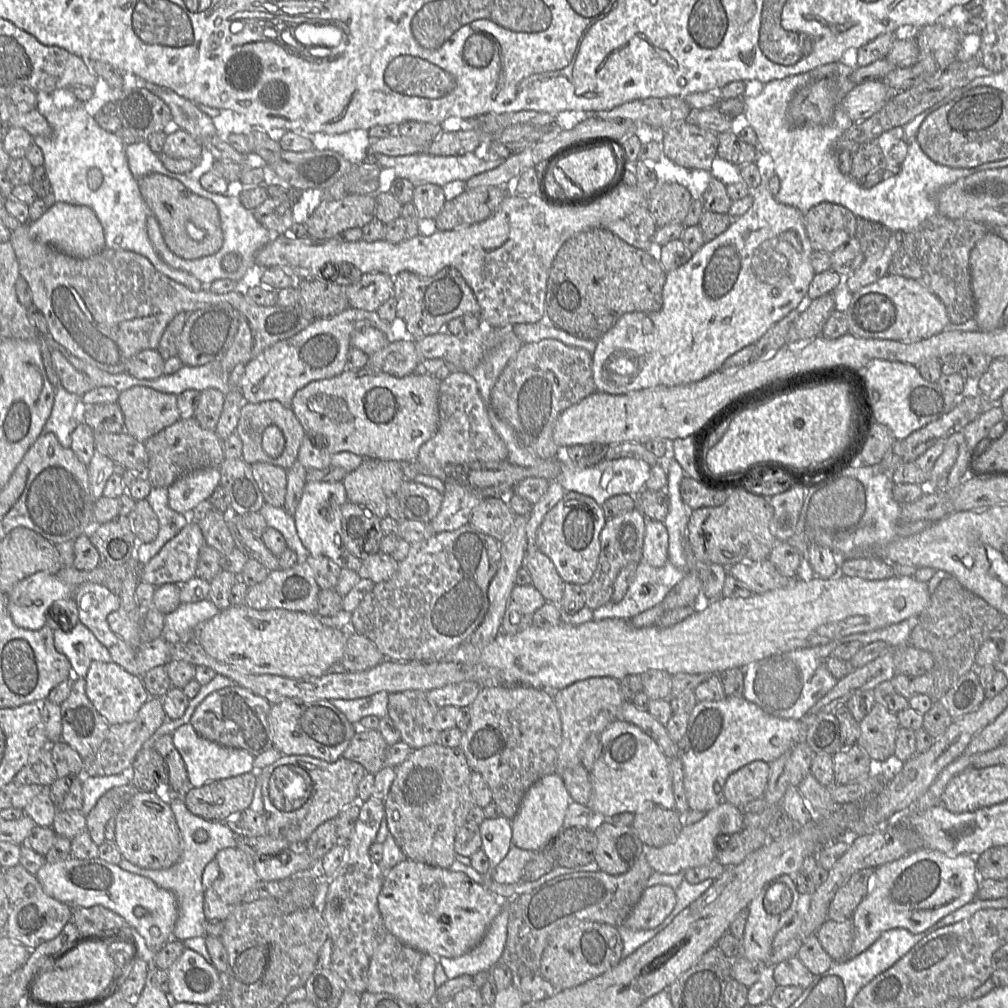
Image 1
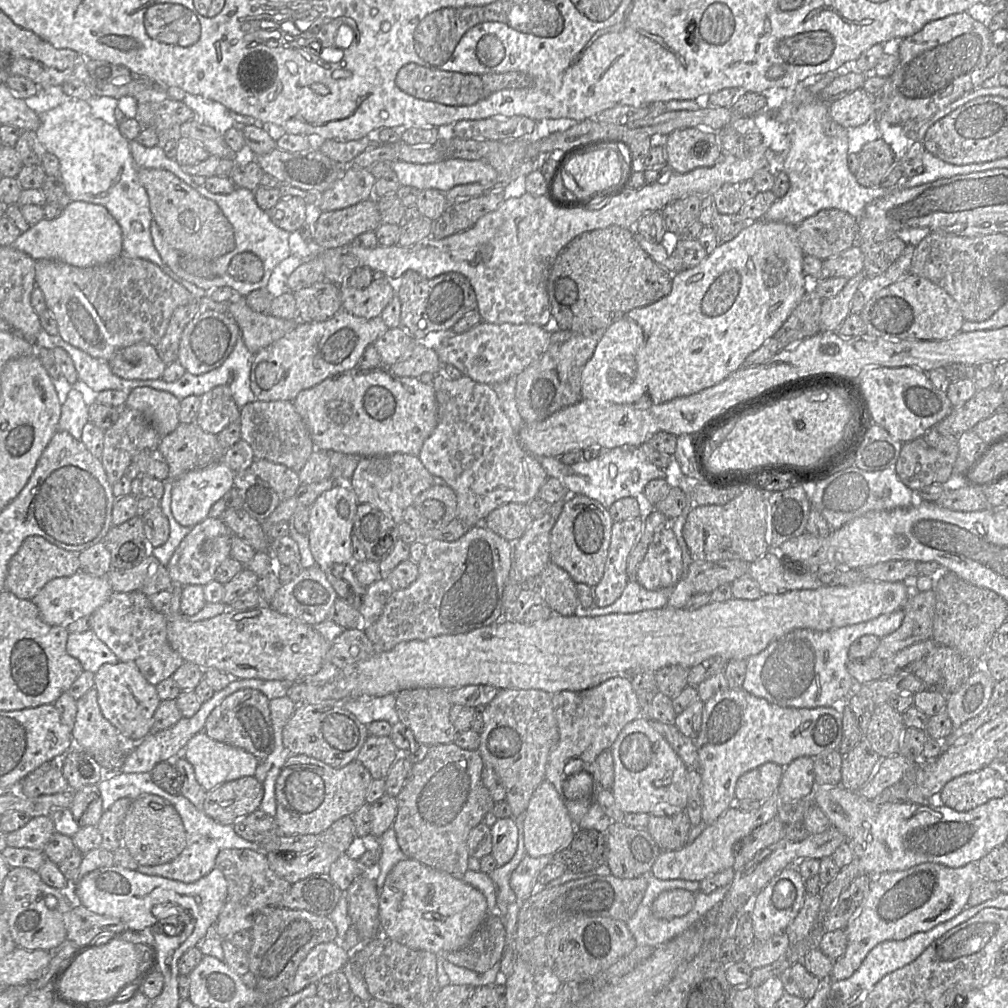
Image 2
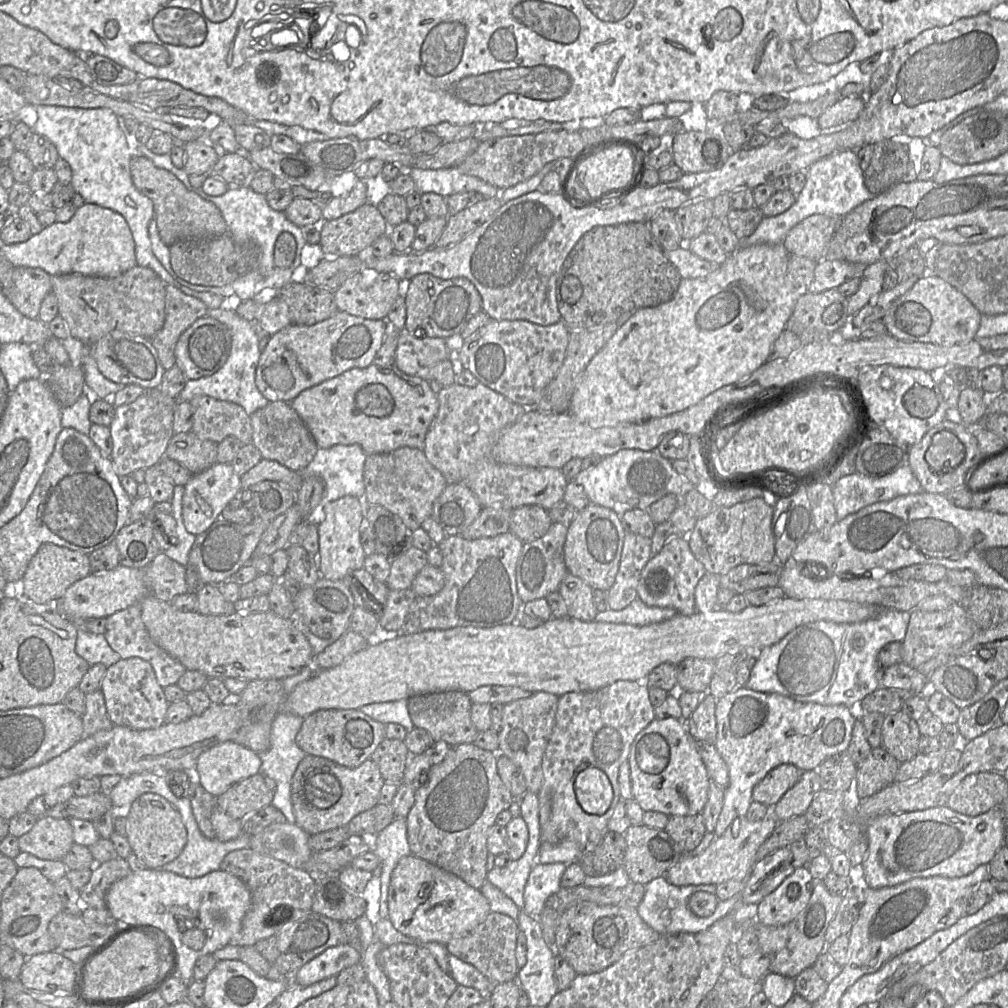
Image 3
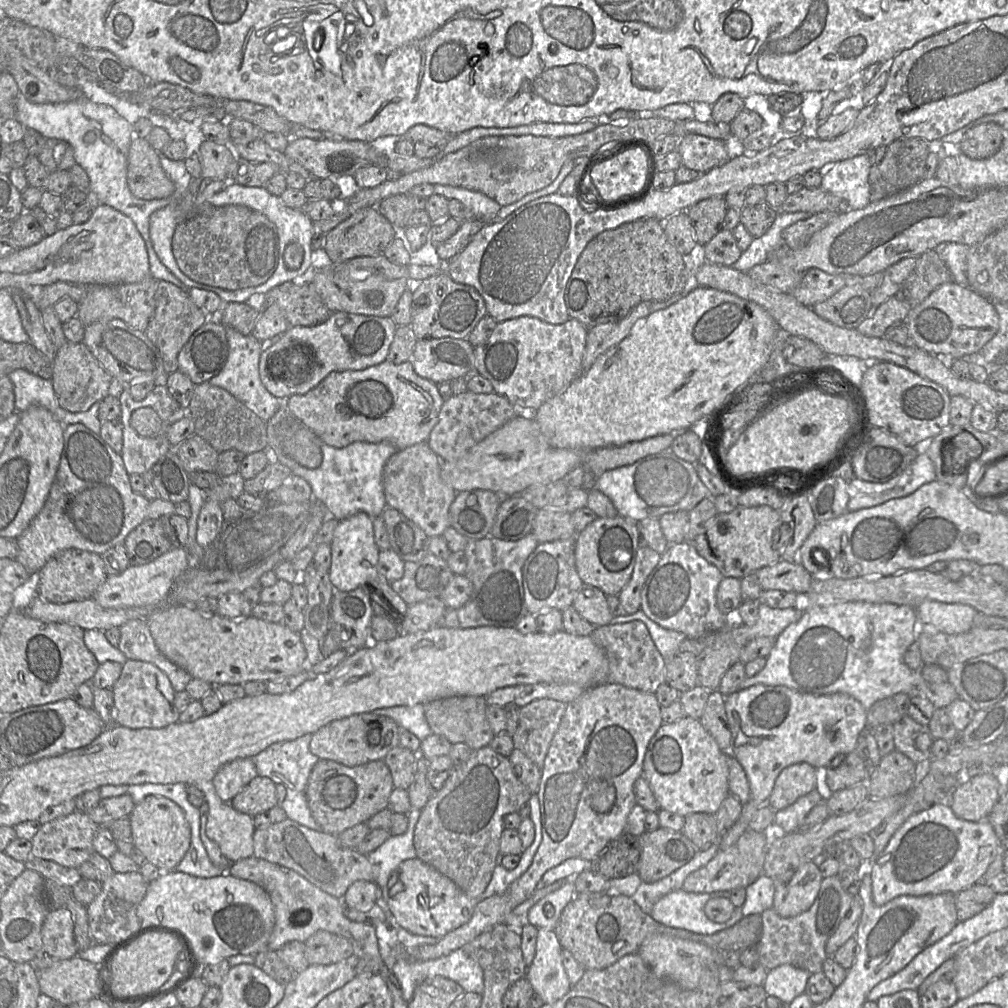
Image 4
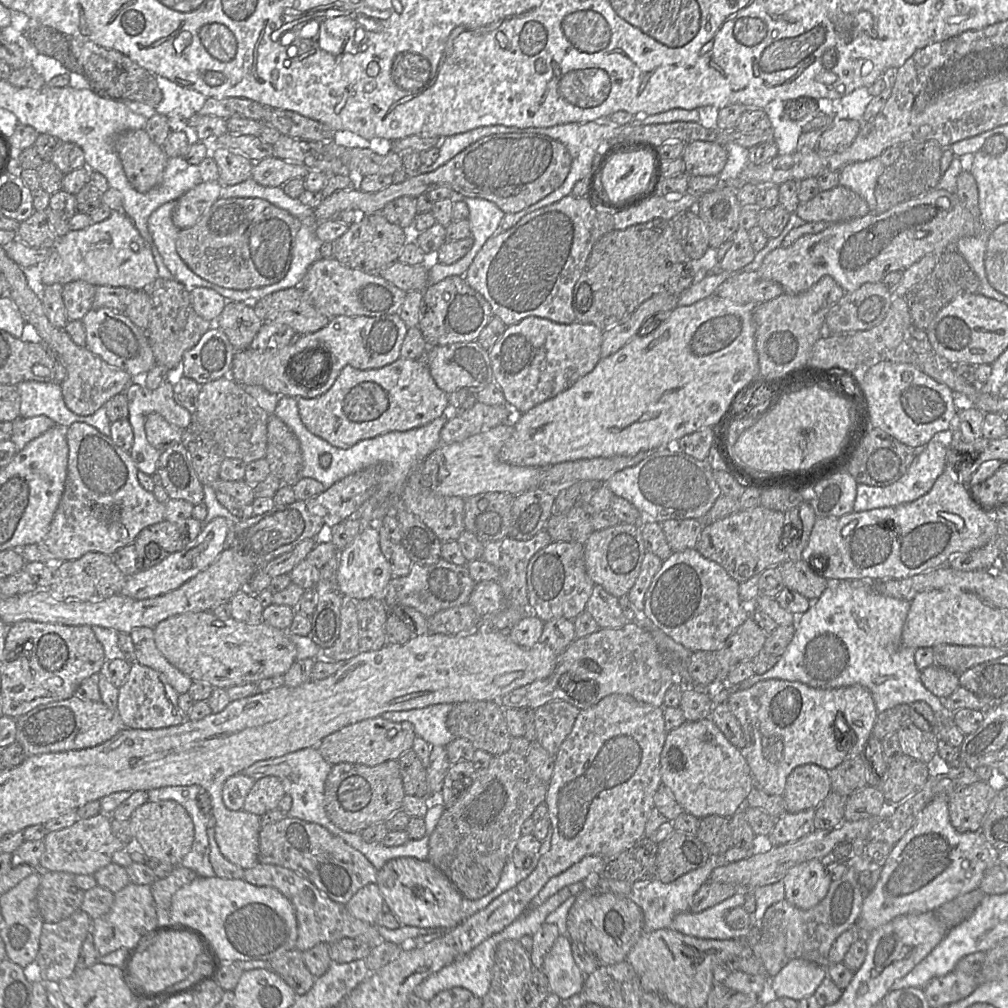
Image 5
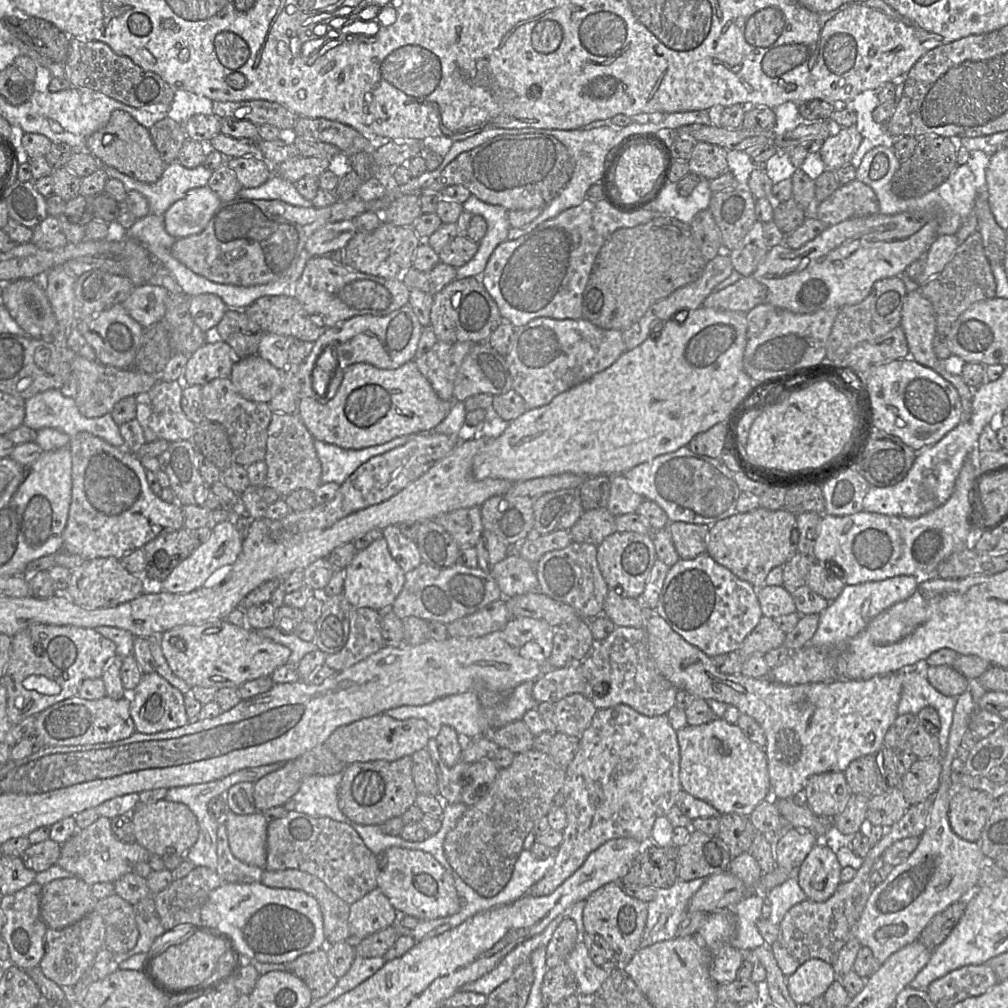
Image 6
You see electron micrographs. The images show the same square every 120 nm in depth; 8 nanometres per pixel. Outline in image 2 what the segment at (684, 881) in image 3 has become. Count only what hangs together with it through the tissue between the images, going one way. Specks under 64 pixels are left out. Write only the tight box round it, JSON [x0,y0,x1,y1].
[651,793,780,882]

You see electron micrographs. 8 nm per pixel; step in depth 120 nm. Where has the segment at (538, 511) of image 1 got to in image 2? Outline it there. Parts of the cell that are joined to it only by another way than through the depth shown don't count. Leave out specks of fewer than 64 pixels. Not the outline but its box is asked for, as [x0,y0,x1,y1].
[510,502,564,585]

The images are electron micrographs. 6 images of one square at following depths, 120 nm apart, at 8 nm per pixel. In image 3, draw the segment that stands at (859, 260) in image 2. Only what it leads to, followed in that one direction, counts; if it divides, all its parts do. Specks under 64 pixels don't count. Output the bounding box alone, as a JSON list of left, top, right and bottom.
[807,259,865,293]

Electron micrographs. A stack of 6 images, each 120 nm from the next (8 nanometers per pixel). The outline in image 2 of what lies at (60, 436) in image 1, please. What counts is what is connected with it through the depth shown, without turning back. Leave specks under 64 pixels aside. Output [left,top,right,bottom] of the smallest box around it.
[57,388,88,441]

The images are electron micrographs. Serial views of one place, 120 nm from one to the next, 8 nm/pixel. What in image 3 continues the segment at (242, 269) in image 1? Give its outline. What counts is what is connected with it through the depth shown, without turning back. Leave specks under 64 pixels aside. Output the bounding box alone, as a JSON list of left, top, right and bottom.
[148,186,306,300]

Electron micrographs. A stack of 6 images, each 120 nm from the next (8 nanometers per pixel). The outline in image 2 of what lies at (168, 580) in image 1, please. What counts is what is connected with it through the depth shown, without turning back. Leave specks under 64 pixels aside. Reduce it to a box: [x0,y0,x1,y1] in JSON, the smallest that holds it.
[166,517,233,585]

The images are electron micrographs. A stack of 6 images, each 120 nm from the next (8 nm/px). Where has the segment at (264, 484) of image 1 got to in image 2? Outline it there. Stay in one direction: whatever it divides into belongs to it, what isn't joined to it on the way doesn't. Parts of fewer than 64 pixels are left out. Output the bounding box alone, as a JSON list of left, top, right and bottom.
[248,459,300,502]

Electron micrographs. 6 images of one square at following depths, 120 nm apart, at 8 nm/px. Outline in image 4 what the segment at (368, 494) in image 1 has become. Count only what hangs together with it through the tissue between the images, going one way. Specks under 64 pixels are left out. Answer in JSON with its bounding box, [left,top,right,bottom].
[382,442,456,537]

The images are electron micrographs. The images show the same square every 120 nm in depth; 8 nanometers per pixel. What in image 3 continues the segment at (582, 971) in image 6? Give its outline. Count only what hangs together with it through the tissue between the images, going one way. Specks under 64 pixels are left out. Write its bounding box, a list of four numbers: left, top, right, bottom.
[516,909,559,1006]

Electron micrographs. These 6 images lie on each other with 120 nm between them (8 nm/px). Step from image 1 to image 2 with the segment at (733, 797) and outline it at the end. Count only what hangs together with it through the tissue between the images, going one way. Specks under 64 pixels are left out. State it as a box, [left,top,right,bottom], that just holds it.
[735,763,784,802]

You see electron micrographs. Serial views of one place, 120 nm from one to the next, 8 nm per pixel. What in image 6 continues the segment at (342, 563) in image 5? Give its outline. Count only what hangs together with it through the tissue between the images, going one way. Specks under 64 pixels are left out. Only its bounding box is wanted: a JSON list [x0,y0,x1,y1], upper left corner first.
[343,537,405,610]

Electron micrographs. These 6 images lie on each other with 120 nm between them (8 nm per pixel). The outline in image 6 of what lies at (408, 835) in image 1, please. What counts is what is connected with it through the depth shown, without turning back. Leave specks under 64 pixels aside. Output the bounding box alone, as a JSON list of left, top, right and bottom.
[443,750,566,898]

